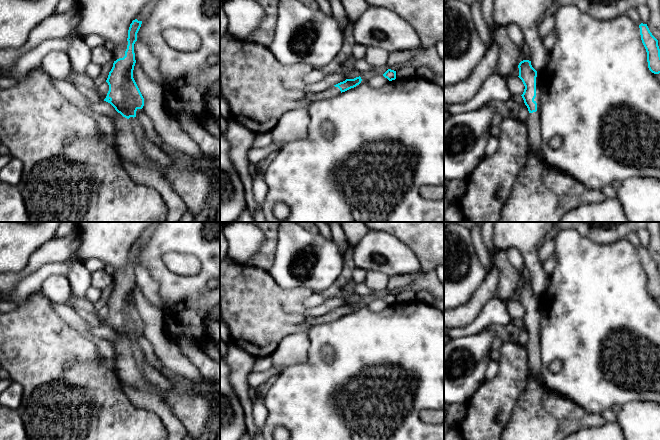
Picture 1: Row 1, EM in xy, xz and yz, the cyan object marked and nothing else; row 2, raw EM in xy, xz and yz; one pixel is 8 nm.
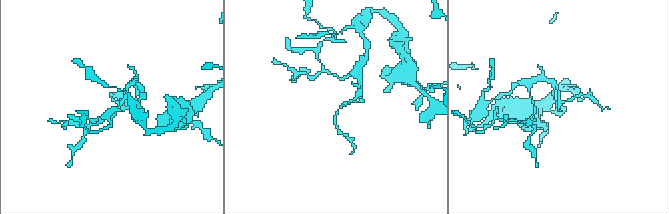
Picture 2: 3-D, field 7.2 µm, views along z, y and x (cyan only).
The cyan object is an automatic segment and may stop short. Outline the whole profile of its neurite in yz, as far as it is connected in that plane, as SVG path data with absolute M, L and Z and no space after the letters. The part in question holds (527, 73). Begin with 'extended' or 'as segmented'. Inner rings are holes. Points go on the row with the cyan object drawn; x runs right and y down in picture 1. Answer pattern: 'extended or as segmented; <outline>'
extended; M525 43L520 46L522 51L521 62L518 65L519 78L522 80L525 89L521 95L528 108L529 116L526 121L528 129L529 151L536 152L540 149L540 72L537 72L531 65L531 53L529 46Z

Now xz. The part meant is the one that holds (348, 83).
extended; M356 77L354 79L346 79L343 82L340 82L334 86L327 88L326 90L320 92L309 92L307 95L307 99L312 103L315 101L323 100L326 98L331 98L333 96L337 96L342 92L345 92L351 88L356 87L361 83L361 77Z

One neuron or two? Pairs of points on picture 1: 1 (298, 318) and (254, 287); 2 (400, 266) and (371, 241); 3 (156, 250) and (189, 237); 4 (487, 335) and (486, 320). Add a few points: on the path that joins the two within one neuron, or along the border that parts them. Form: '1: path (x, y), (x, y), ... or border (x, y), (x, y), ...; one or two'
1: path (287, 316), (279, 312), (265, 298); one
2: path (393, 259), (378, 248); one
3: path (164, 242), (169, 237), (181, 237); one
4: border (486, 327), (464, 336); two

